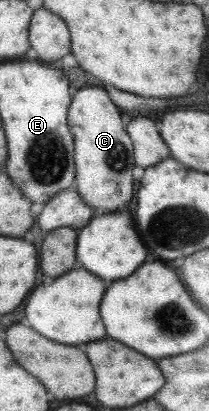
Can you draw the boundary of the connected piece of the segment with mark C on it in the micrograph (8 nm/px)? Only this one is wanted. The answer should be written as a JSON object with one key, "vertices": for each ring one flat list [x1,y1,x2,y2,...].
{"vertices":[[84,85,74,93,67,111,68,127,74,141,76,191,88,207,103,213,116,211,128,203,134,193,133,143,122,127,120,113,121,110,108,99,104,89]]}

